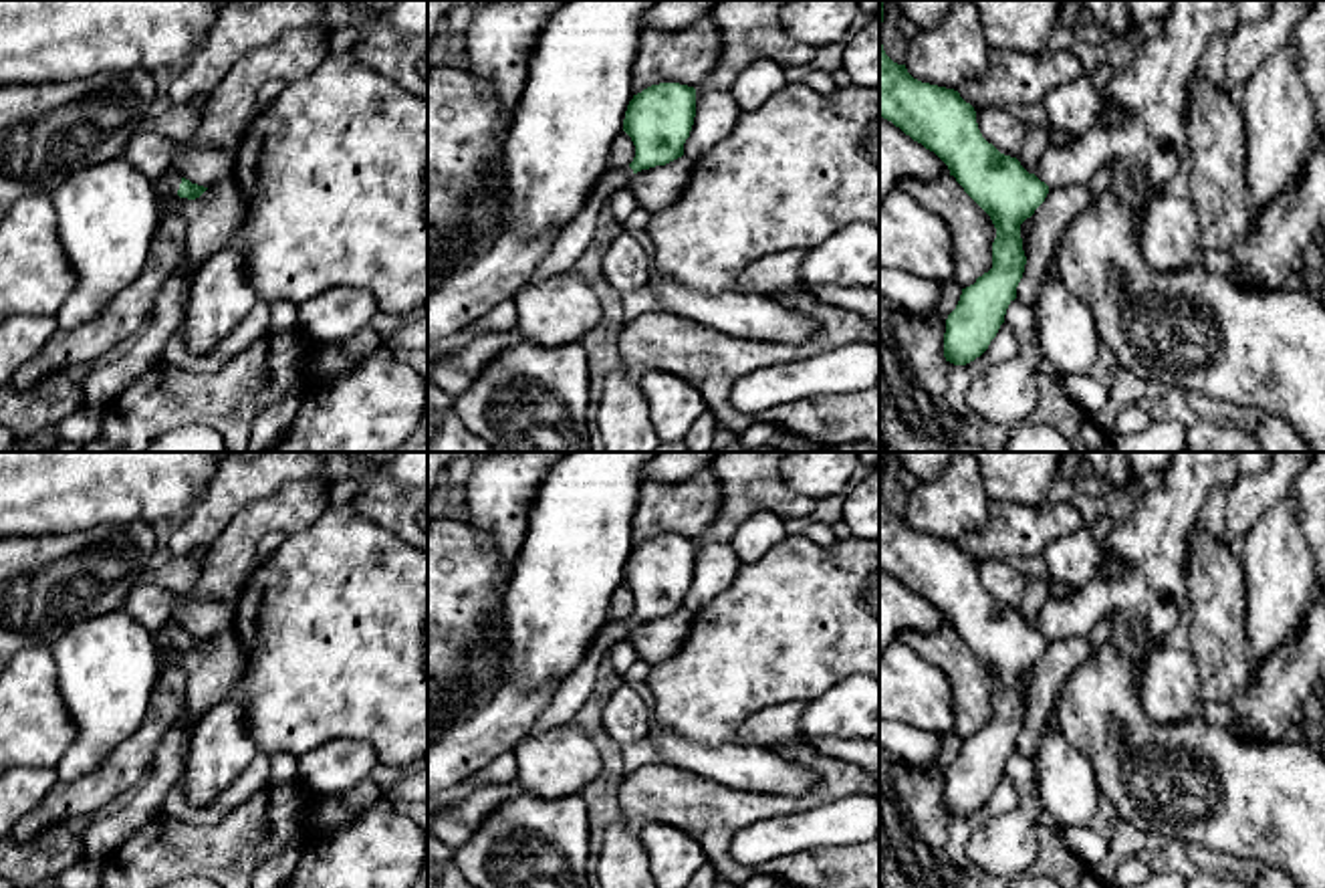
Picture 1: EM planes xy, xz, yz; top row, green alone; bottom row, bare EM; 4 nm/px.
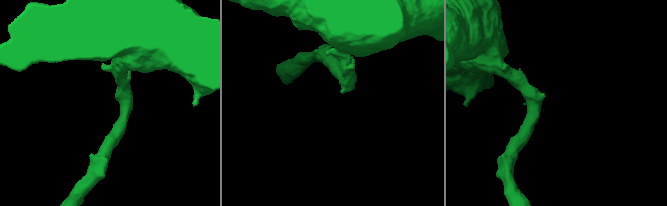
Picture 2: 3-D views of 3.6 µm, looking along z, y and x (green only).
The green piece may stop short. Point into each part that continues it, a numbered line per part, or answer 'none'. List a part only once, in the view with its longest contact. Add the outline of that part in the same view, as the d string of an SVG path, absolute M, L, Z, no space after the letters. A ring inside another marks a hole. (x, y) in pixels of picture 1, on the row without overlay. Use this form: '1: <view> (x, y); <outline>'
1: xy (170, 634); M169 622L163 630L153 632L153 638L157 640L159 646L163 644L175 644L179 642L182 630Z

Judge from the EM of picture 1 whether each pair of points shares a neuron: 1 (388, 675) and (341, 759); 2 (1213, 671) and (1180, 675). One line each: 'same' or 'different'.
1: different
2: different

